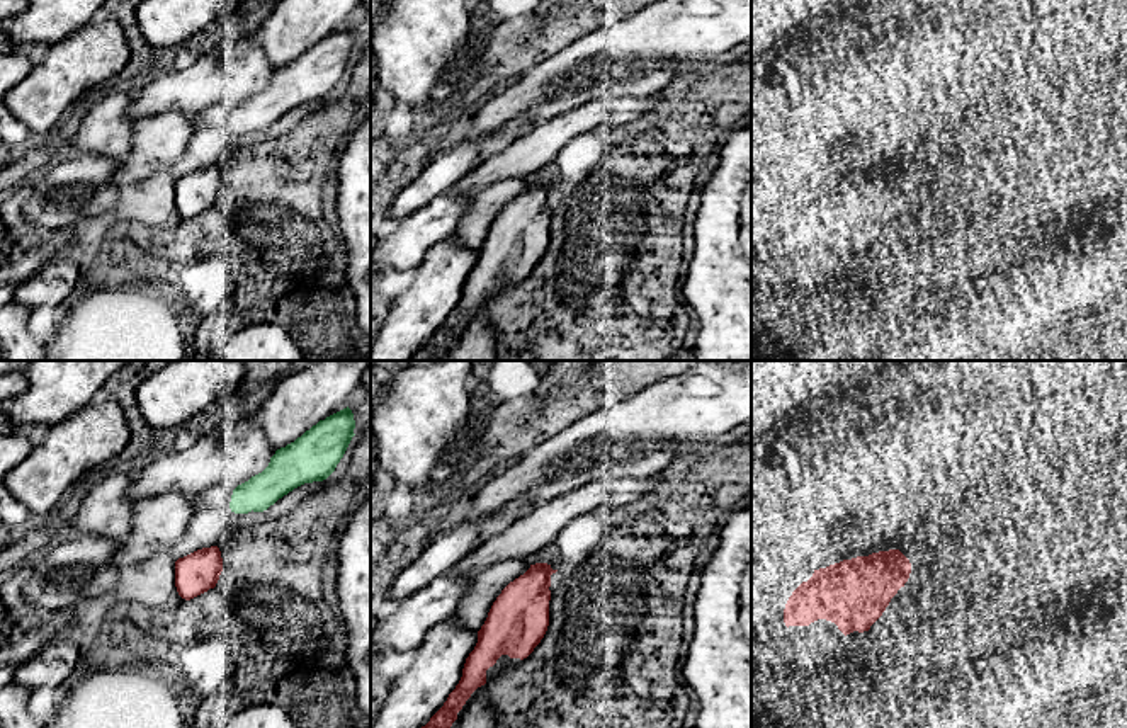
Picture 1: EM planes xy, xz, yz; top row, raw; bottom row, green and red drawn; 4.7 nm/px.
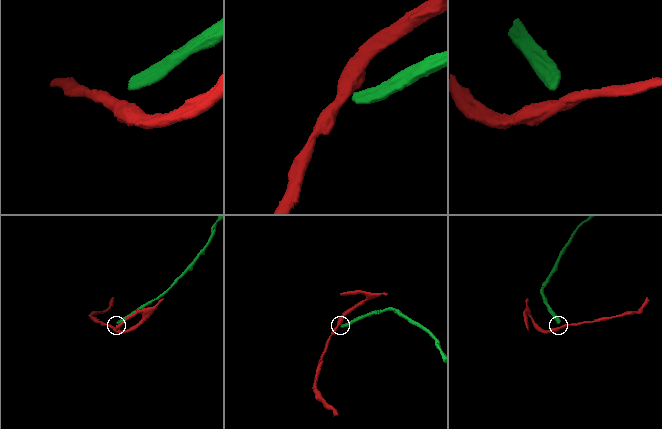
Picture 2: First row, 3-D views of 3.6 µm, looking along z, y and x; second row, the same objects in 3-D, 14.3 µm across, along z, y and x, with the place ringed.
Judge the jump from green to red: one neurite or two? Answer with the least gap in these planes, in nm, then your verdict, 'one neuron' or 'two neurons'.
gap 180 nm; two neurons

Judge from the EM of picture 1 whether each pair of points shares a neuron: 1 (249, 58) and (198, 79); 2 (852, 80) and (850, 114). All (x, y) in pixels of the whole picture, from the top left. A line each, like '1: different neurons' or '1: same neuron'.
1: same neuron
2: same neuron

